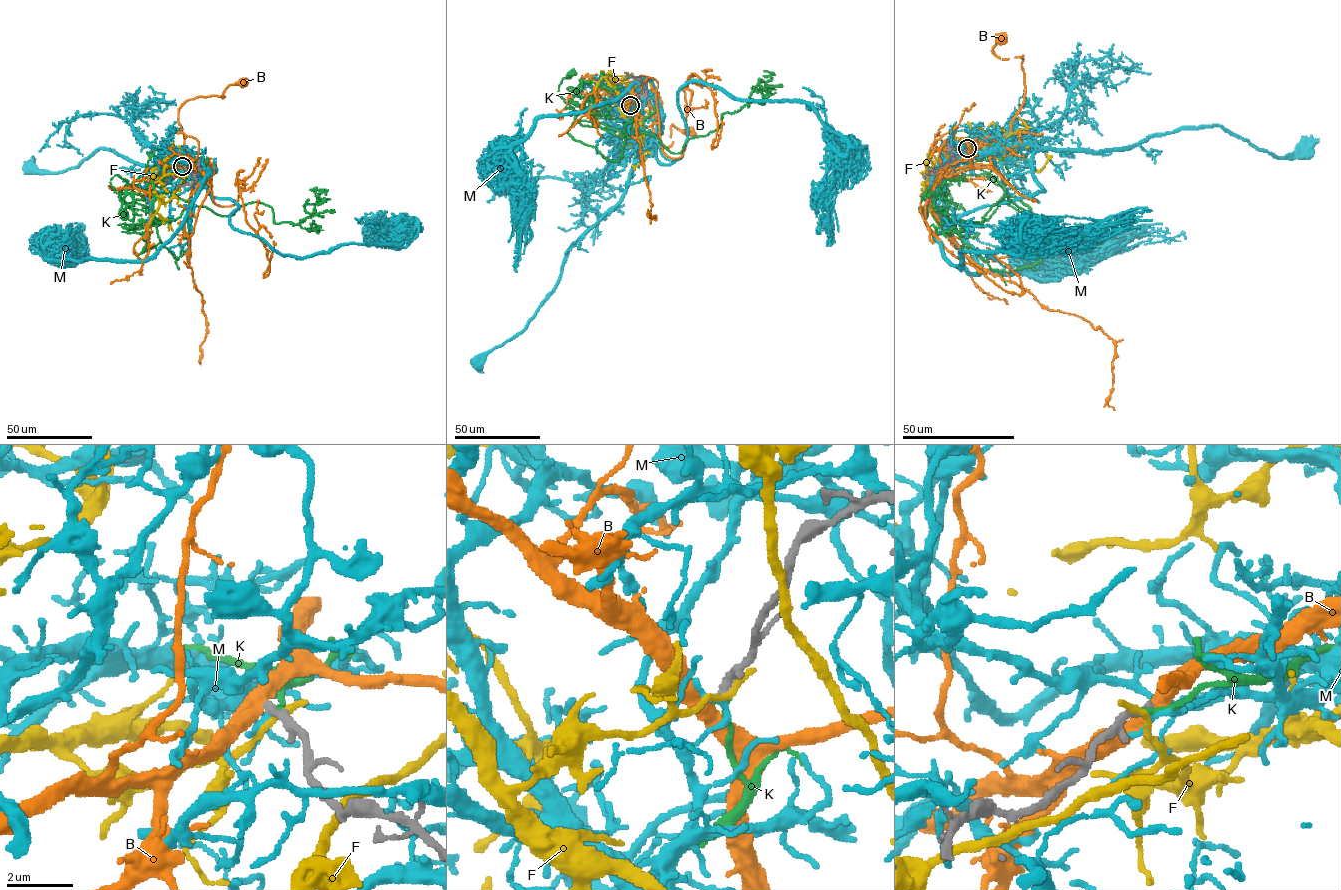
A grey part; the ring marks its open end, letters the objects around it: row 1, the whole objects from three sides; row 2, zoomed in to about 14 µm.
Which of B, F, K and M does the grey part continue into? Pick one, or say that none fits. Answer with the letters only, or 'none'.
none

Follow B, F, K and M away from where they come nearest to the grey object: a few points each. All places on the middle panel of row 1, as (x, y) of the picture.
B: (631, 105), (632, 145), (626, 149), (668, 147), (672, 142), (672, 125), (691, 132)
F: (631, 104), (620, 110), (600, 86), (602, 75), (625, 84), (640, 113), (635, 141), (625, 151), (620, 145)
K: (631, 105), (605, 128), (579, 122), (652, 134), (678, 153), (739, 111), (762, 80), (769, 94), (758, 101)
M: (631, 105), (634, 161), (665, 164), (682, 155), (689, 83), (807, 103), (856, 144), (825, 205), (835, 243)

